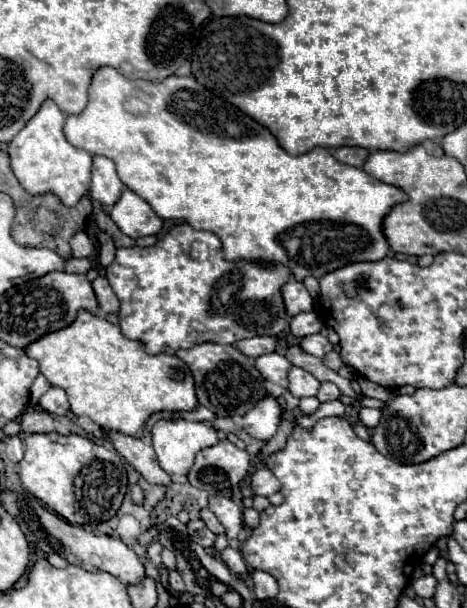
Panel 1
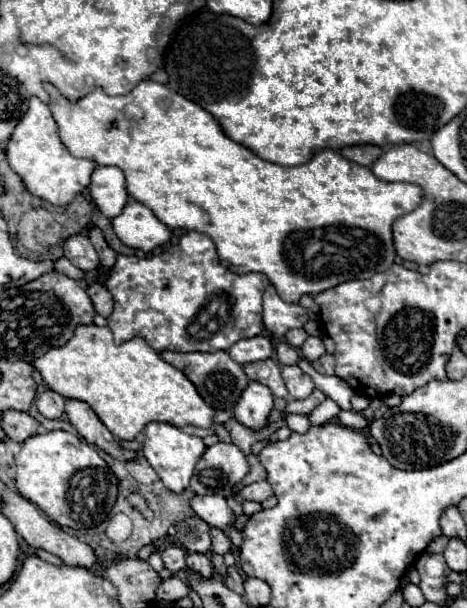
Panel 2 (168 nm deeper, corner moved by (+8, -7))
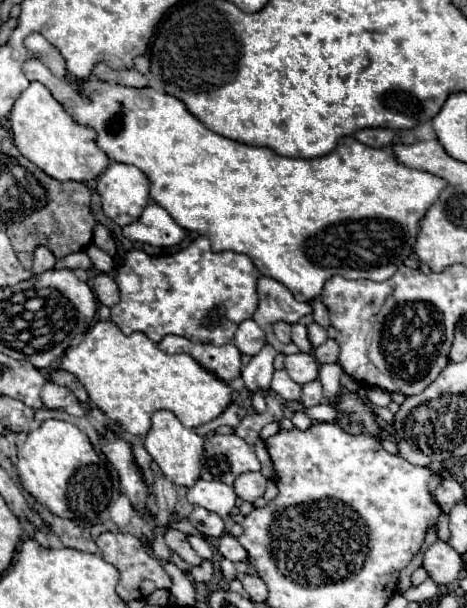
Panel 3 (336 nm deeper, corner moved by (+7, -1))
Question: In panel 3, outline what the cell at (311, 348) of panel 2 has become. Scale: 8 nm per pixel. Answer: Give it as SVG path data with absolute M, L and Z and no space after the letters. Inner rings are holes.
M311 323L311 325L307 327L307 333L309 333L309 341L311 341L313 347L319 347L319 345L325 343L325 339L327 339L327 331L325 331L321 325L317 325L317 323Z

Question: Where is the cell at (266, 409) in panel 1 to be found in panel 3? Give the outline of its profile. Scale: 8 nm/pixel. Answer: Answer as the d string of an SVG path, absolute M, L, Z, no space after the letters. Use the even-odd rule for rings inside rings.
M265 345L255 357L251 357L251 363L243 367L241 377L243 377L243 381L245 381L245 389L247 389L251 395L269 391L275 355L277 355L275 349L273 349L271 345Z

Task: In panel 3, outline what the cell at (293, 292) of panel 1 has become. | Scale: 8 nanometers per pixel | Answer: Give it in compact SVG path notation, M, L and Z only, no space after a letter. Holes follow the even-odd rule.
M259 277L259 307L253 315L253 321L261 329L273 329L275 323L285 321L285 323L297 323L303 315L313 313L309 303L295 301L289 289L269 277Z

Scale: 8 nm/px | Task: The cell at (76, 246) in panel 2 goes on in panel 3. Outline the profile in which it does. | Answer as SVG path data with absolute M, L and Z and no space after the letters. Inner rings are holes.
M89 245L89 247L85 247L85 253L89 255L89 259L91 259L91 263L93 263L93 267L95 269L99 269L101 273L109 273L111 269L113 269L113 259L105 253L105 251L101 251L97 245Z

